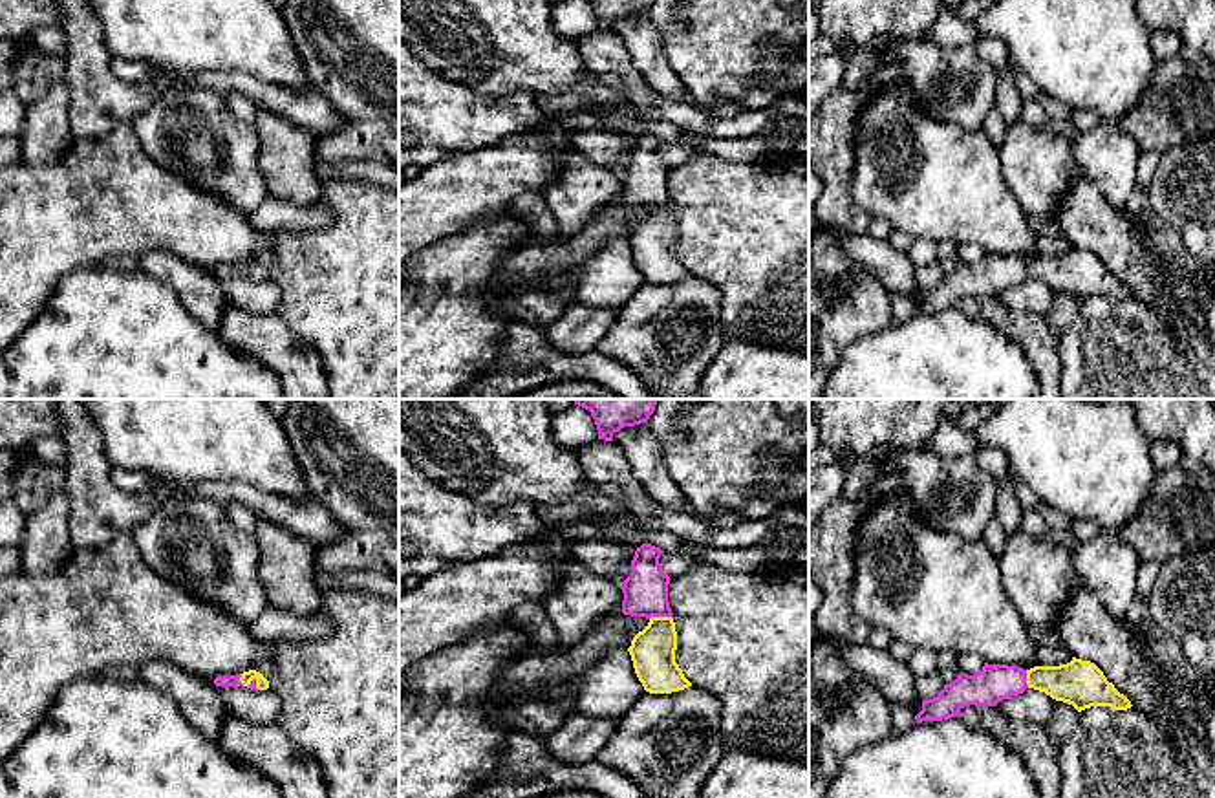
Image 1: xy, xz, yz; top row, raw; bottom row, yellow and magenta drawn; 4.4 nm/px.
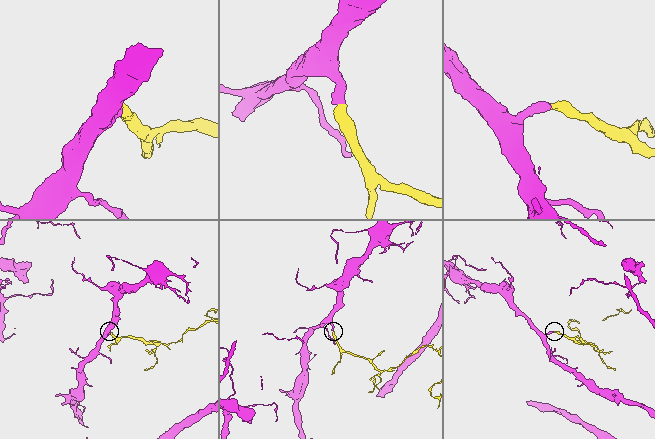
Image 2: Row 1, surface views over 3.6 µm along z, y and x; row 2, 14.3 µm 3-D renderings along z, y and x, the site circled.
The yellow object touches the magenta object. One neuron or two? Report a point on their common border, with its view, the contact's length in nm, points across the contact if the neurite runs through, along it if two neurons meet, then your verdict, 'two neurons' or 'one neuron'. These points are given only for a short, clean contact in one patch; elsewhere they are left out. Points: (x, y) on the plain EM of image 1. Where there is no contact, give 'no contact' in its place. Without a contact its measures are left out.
xz (659, 207) | 100 nm | one neuron

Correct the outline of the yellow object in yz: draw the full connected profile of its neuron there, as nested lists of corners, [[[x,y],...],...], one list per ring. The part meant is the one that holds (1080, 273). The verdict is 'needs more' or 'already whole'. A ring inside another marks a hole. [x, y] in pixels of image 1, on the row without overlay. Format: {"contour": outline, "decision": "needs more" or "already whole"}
{"contour": [[[1072,247],[1059,256],[1034,256],[1023,260],[1008,254],[988,254],[957,269],[933,289],[922,291],[917,313],[942,311],[959,306],[964,297],[995,297],[999,291],[1023,284],[1027,278],[1045,282],[1056,291],[1072,295],[1078,302],[1091,297],[1131,298],[1131,291],[1120,284],[1103,262],[1091,251]]], "decision": "needs more"}

